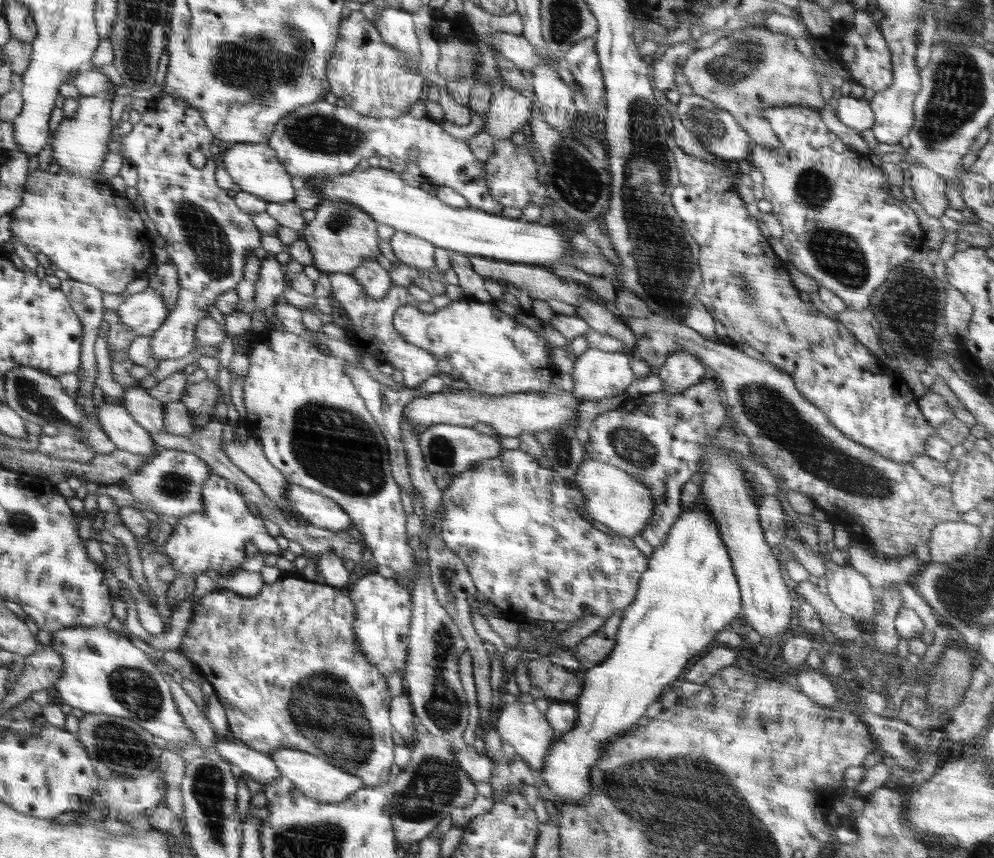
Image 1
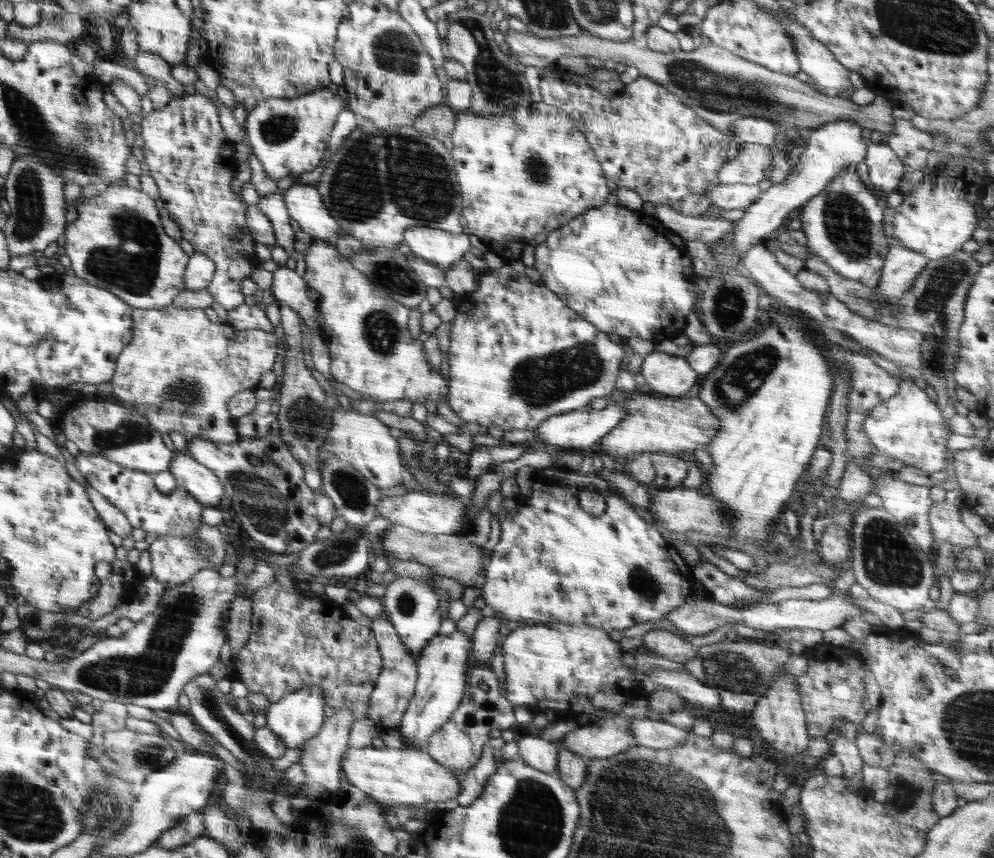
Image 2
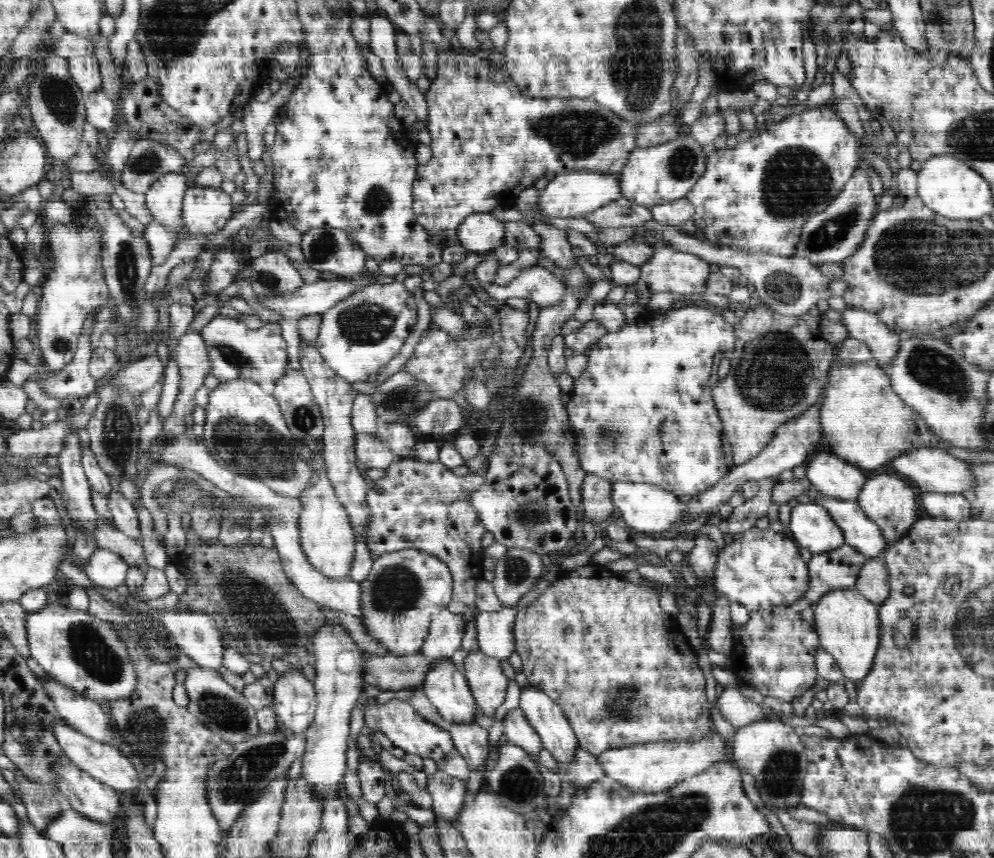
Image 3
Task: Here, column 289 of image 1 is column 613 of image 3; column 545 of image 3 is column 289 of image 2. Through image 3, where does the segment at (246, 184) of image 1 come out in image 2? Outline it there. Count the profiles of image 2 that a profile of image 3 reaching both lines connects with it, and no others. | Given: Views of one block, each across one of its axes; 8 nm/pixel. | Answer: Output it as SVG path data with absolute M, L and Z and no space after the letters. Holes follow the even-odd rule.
M296 184L288 188L284 194L284 203L289 211L289 216L298 221L303 232L310 234L315 240L321 239L322 241L334 244L339 239L341 227L332 218L327 208L323 206L323 199L315 185Z

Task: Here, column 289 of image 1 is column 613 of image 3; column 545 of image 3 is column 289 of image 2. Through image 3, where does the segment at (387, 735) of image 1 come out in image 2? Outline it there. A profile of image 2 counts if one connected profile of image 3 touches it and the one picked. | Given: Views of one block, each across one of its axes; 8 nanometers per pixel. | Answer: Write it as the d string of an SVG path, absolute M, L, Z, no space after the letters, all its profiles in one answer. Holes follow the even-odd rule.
M277 580L254 594L248 642L237 655L236 679L244 683L248 691L263 693L270 703L274 703L286 694L312 684L323 689L325 707L332 707L333 712L350 707L355 720L367 719L368 701L381 670L382 658L375 634L371 628L350 618L342 604L311 593L298 596L295 590L288 591Z

